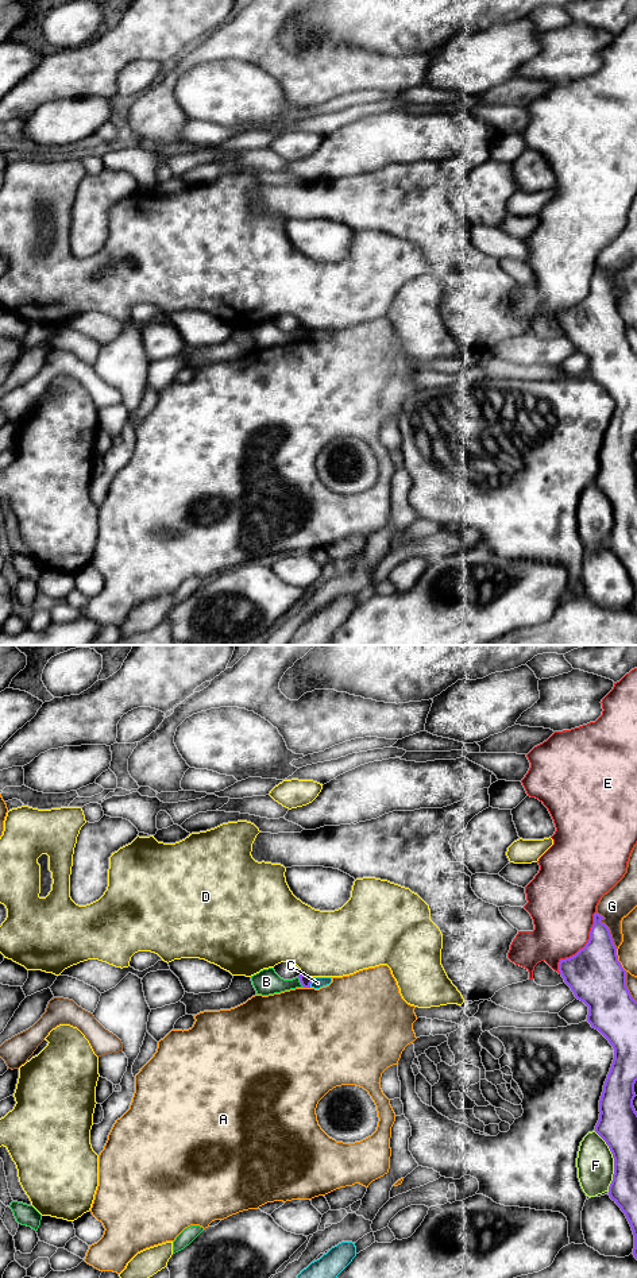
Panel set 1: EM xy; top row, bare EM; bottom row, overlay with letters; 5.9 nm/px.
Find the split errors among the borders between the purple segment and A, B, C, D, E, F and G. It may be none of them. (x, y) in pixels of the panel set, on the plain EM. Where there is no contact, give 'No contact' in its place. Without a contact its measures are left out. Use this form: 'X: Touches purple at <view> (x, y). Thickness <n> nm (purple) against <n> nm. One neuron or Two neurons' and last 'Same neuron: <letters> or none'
A: Touches purple at xy (307, 339). Thickness 70 nm (purple) against 500 nm. Two neurons
B: Touches purple at xy (300, 334). Thickness 70 nm (purple) against 150 nm. Two neurons
C: Touches purple at xy (311, 335). Thickness 70 nm (purple) against 70 nm. Two neurons
D: Touches purple at xy (308, 328). Thickness 70 nm (purple) against 400 nm. Two neurons
E: Touches purple at xy (585, 298). Thickness 340 nm (purple) against 360 nm. Two neurons
F: Touches purple at xy (614, 513). Thickness 240 nm (purple) against 220 nm. Two neurons
G: Touches purple at xy (607, 281). Thickness 280 nm (purple) against 180 nm. Two neurons
Same neuron: none

